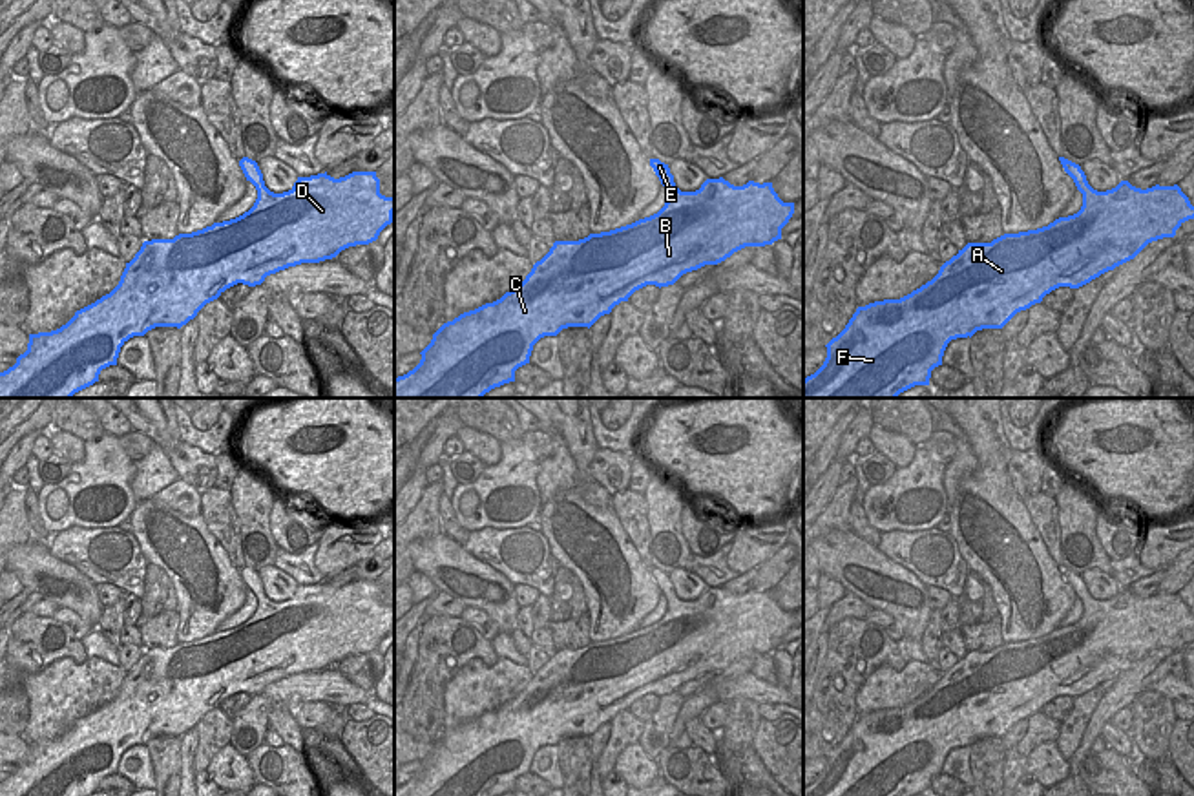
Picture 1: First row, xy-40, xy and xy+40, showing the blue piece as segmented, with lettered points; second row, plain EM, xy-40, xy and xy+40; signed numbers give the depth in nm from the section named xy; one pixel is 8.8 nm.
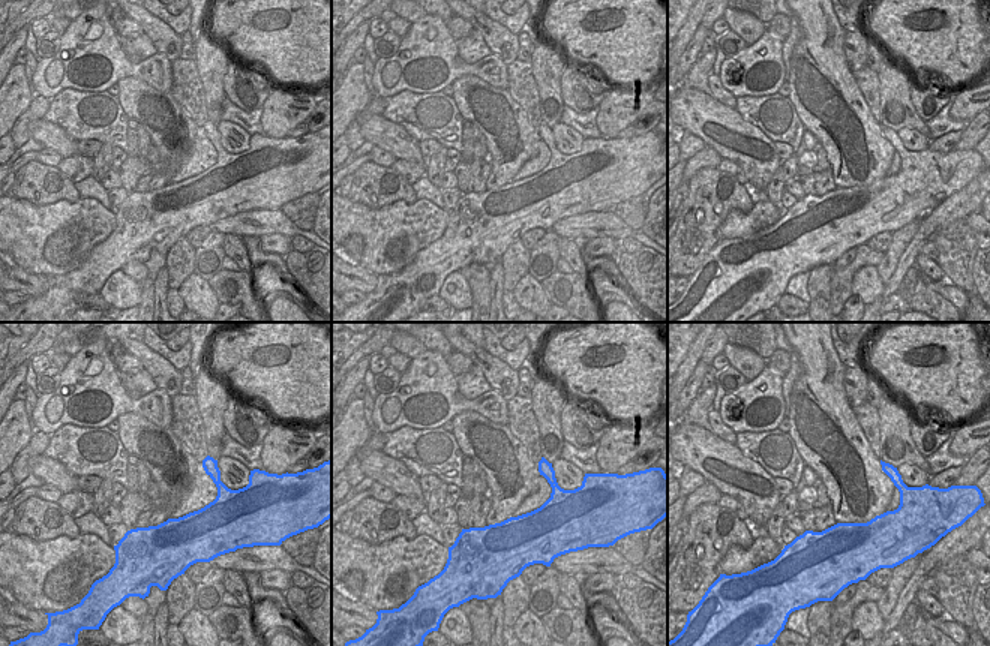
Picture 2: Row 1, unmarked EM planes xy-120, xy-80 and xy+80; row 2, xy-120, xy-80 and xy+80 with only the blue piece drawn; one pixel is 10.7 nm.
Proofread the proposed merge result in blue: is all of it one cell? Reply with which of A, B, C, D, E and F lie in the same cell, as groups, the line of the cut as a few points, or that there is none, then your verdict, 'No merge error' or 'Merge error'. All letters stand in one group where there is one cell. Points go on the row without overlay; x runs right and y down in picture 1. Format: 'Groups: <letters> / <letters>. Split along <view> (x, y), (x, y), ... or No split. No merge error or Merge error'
Groups: A B C D E F. No split. No merge error

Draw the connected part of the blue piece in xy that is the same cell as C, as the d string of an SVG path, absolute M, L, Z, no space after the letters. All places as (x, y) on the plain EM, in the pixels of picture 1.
M650 568L650 575L666 599L666 612L657 623L579 650L555 650L513 699L444 732L420 761L420 772L394 787L394 796L500 796L515 791L515 780L529 772L540 747L568 736L590 738L646 694L668 696L683 683L717 674L745 655L772 654L794 623L794 612L783 612L772 592L734 595L719 586L707 588L696 601L681 601L668 573Z

